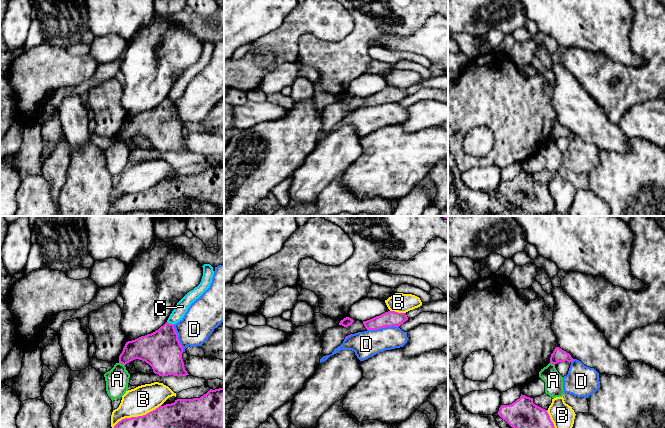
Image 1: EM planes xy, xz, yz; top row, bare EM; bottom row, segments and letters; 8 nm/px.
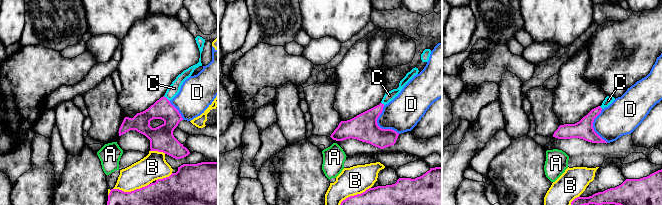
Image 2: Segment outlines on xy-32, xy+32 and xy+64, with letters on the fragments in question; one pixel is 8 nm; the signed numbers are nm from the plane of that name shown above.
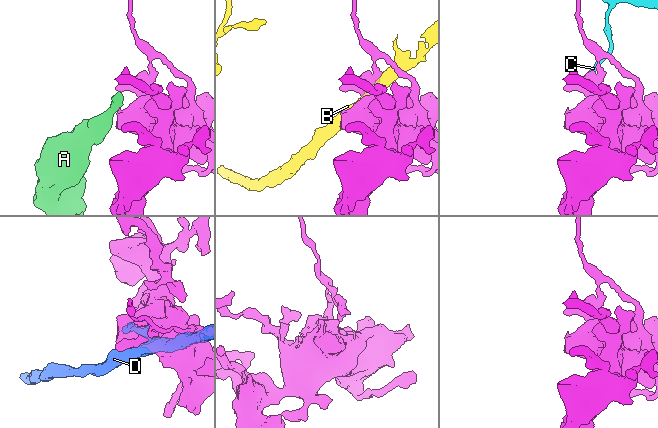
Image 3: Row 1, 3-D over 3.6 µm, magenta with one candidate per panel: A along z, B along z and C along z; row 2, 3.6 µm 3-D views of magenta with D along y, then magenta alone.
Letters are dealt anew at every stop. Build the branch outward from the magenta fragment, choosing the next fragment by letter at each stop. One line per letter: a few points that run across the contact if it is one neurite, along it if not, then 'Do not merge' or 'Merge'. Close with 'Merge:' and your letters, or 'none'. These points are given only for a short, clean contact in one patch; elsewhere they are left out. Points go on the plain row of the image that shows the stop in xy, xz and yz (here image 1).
A: Line: xy (119, 138), (124, 141). Do not merge
B: Do not merge
C: Line: xy (167, 97), (173, 101). Do not merge
D: Do not merge
Merge: none

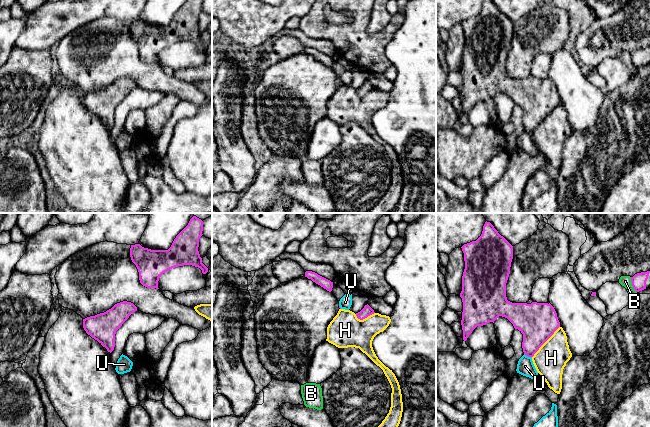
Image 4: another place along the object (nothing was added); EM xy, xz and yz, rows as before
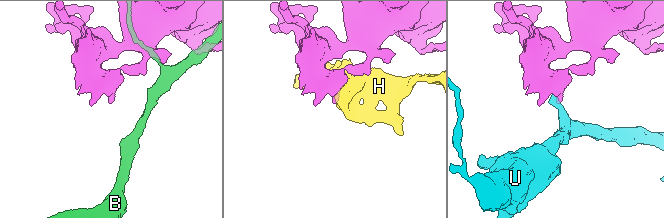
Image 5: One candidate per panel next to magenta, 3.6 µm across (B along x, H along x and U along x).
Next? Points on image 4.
B: Do not merge
H: Do not merge
U: Line: yz (524, 129), (531, 133). Do not merge
Merge: none

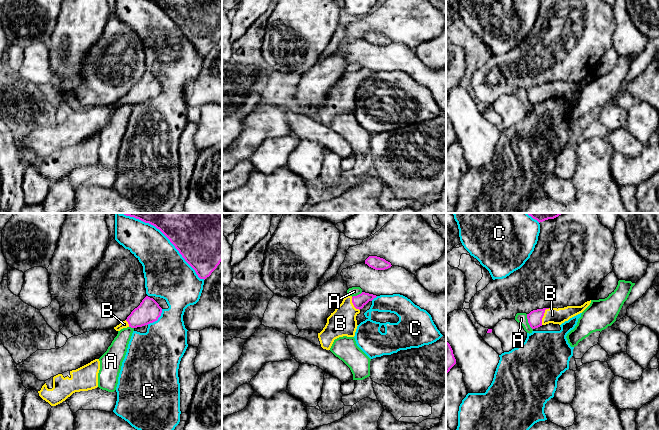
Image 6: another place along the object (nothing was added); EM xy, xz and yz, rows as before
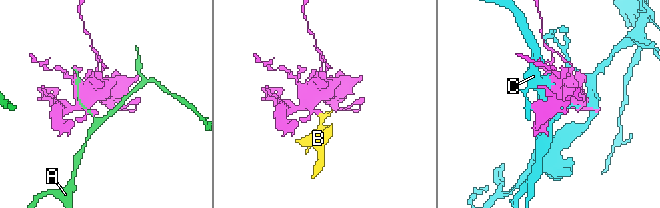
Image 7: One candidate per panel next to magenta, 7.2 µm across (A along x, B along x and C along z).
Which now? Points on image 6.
A: Do not merge
B: Line: yz (534, 93), (543, 91), (552, 91). Merge
C: Do not merge
Merge: B

